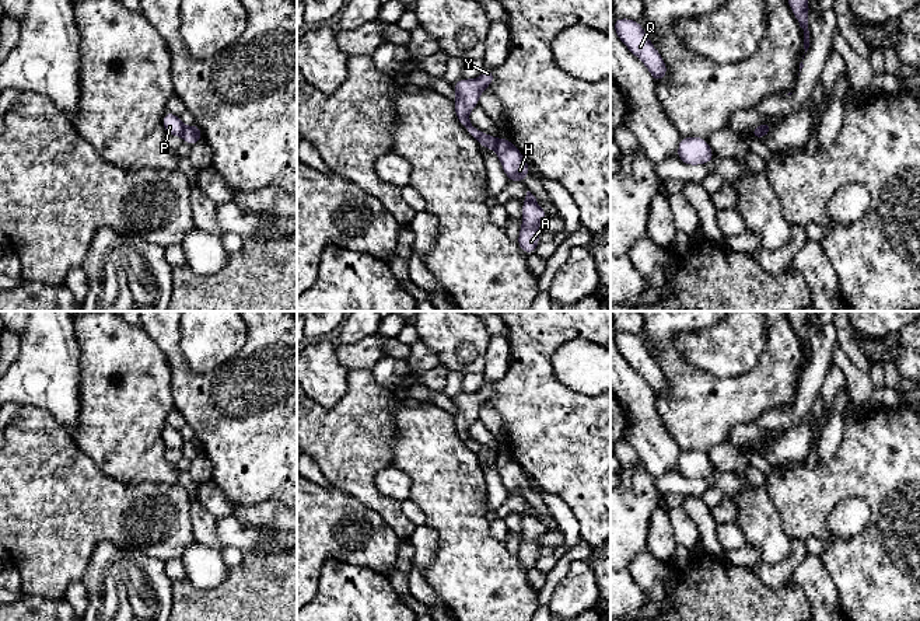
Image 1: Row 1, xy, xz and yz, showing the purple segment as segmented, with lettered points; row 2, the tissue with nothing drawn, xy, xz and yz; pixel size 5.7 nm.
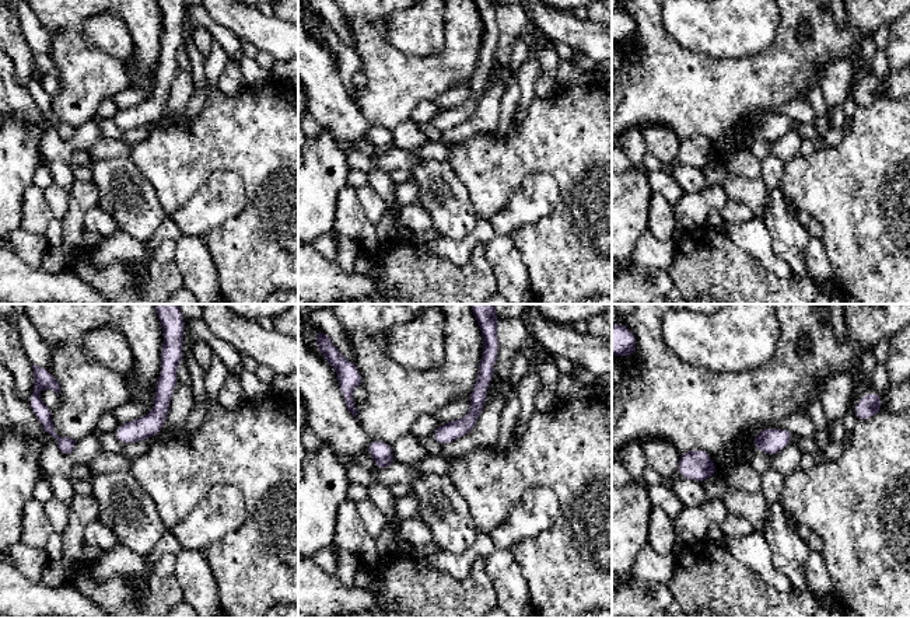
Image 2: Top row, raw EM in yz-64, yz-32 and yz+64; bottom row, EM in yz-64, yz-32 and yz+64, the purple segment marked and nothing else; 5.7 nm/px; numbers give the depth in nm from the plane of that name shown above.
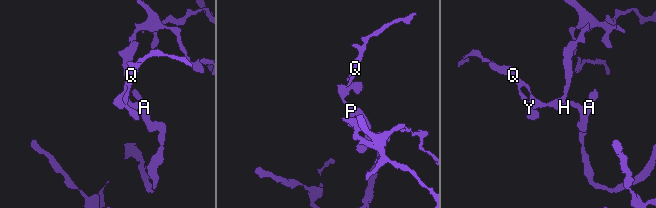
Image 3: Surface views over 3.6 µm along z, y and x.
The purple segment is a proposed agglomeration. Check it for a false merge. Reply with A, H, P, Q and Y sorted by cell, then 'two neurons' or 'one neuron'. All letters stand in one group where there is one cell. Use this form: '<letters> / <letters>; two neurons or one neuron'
A H / P Q Y; two neurons

